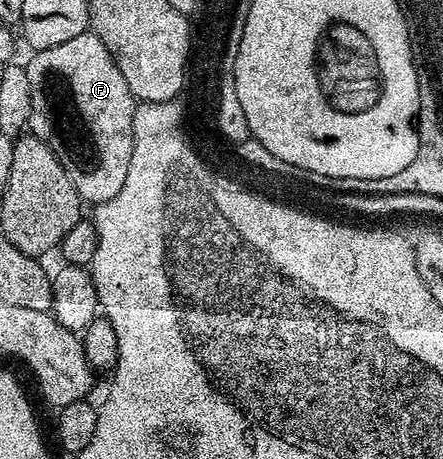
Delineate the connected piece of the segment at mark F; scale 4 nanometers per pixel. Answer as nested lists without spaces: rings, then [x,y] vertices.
[[[87,32],[56,44],[56,48],[39,50],[29,55],[30,62],[25,63],[28,80],[32,80],[32,112],[30,113],[29,133],[36,135],[64,164],[70,179],[83,203],[97,204],[112,200],[128,176],[128,164],[132,164],[132,120],[136,99],[128,88],[120,68],[112,60],[108,48],[94,33]]]

